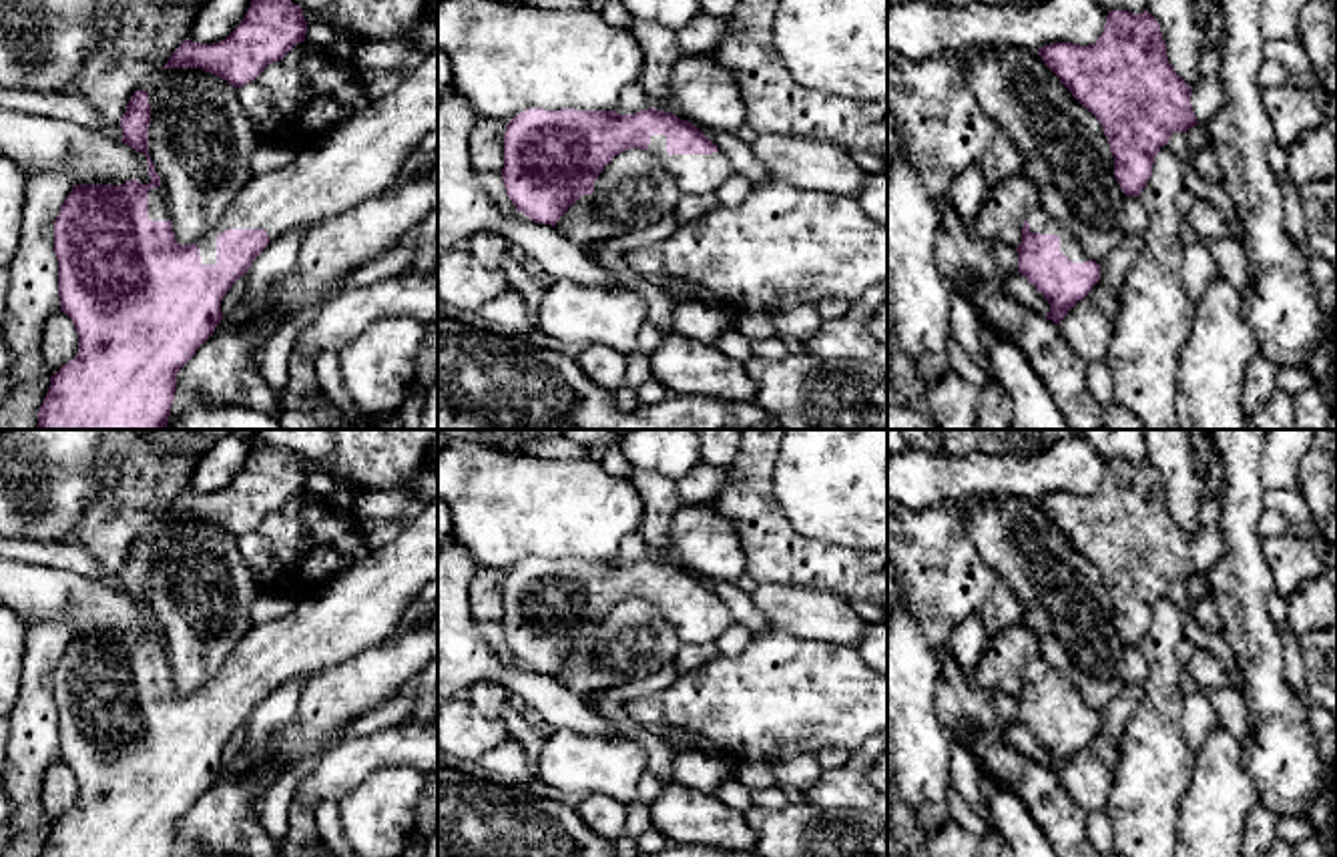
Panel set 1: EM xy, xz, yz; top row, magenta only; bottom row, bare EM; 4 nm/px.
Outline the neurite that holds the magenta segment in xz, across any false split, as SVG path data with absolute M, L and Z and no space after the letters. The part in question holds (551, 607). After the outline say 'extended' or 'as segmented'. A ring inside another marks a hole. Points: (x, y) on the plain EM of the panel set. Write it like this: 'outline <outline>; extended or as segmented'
outline M528 558L516 564L504 582L502 628L506 644L530 670L552 674L582 646L592 644L604 616L622 600L640 598L654 604L671 622L681 644L715 642L735 618L695 574L656 558L634 564L614 560L544 560Z; extended

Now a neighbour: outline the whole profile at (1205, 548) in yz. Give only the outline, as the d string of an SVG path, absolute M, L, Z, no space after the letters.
M1219 524L1194 536L1190 542L1190 556L1194 560L1198 574L1207 574L1219 562L1223 550L1225 540Z

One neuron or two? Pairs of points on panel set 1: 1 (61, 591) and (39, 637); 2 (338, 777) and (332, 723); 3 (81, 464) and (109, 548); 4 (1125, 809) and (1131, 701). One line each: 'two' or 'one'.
1: two
2: two
3: two
4: two

